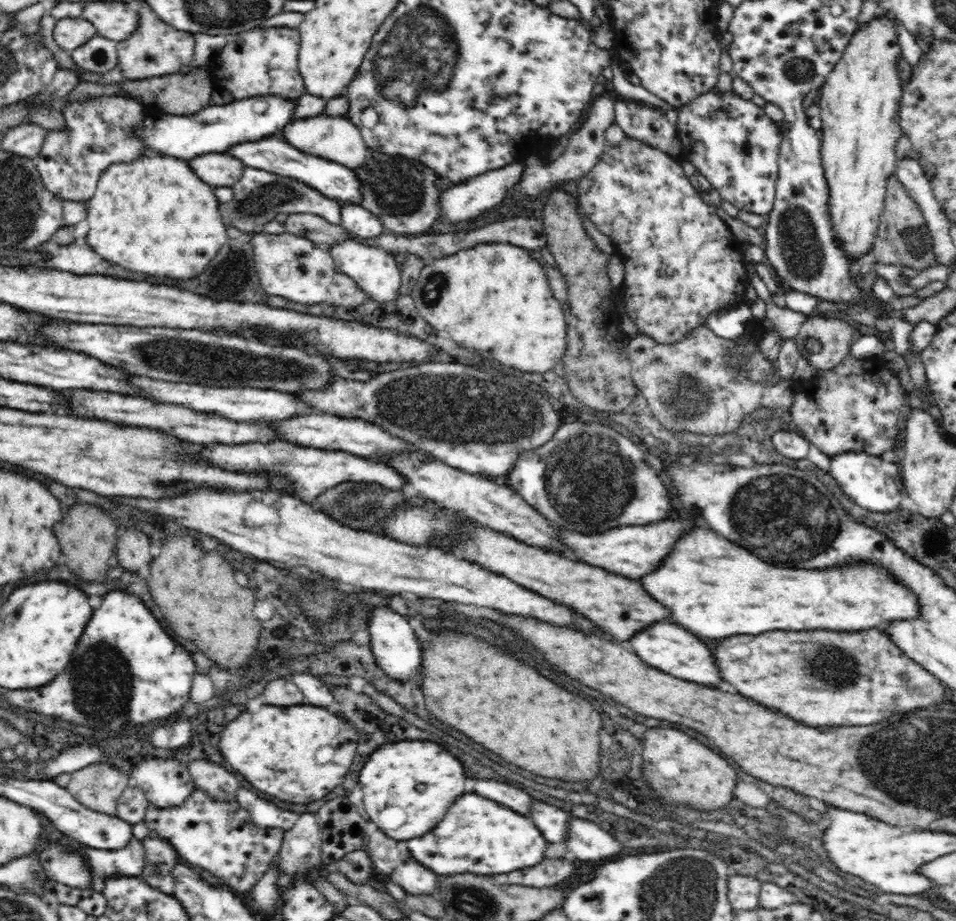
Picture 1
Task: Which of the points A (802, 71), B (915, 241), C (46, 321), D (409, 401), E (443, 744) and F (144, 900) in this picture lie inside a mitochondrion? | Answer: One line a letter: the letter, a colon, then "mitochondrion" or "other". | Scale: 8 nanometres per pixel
A: mitochondrion
B: mitochondrion
C: other
D: mitochondrion
E: other
F: other

